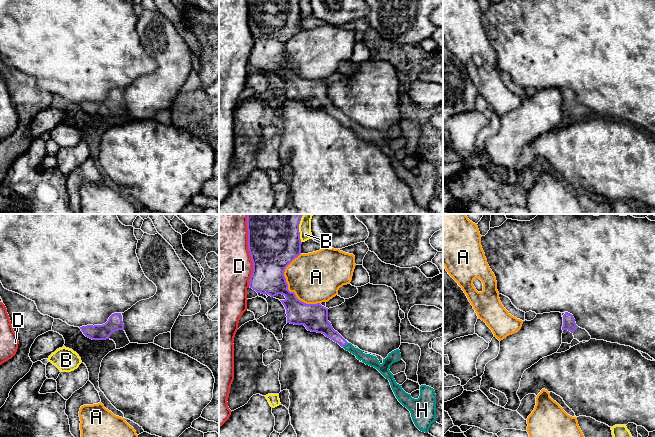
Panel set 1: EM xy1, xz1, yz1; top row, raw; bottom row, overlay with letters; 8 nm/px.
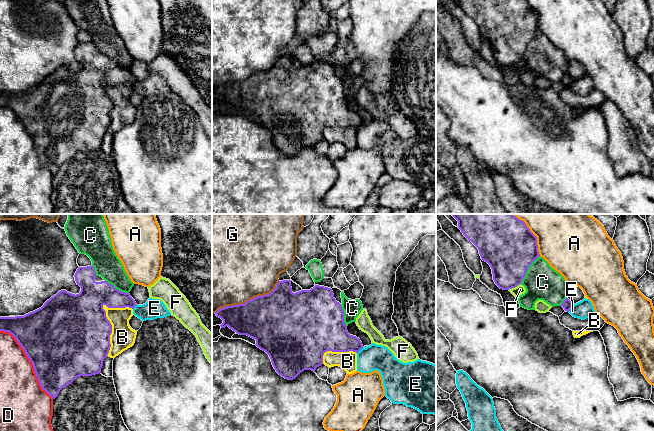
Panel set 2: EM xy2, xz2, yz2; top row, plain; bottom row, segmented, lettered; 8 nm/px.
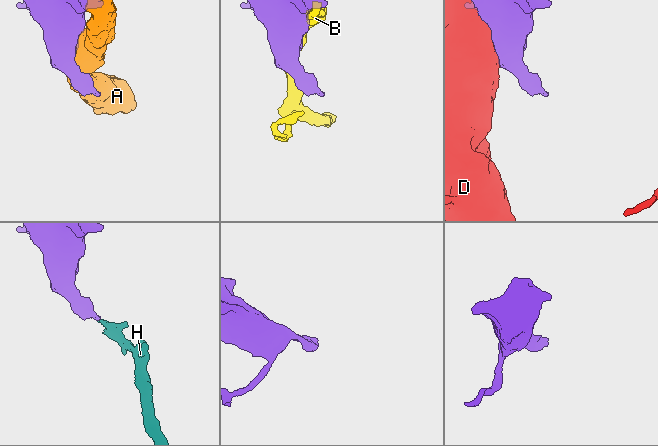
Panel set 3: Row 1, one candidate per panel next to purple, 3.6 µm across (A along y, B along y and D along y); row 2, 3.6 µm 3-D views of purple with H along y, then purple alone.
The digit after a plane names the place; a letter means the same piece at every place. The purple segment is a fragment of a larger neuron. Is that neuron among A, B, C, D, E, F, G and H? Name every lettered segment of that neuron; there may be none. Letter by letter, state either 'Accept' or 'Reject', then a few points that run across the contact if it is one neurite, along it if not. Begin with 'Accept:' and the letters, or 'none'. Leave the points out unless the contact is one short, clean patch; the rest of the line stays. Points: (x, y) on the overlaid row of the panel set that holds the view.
Accept: H
A: Reject
B: Reject
C: Reject
D: Reject
E: Reject. Line: yz2 (574, 304), (568, 311)
F: Reject. Line: yz2 (520, 283), (508, 289)
G: Reject
H: Accept. Line: xz1 (321, 324), (345, 344), (368, 359)

